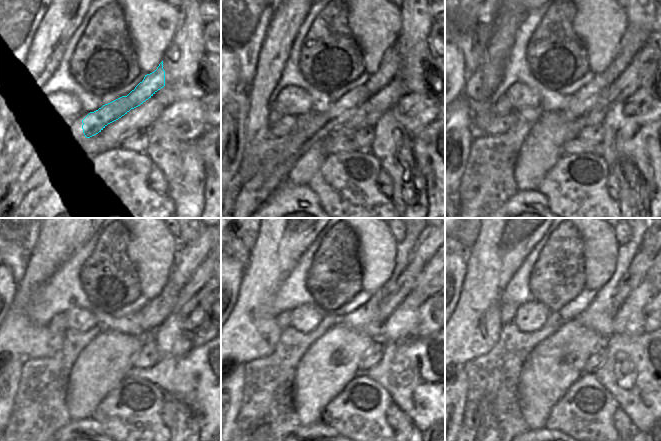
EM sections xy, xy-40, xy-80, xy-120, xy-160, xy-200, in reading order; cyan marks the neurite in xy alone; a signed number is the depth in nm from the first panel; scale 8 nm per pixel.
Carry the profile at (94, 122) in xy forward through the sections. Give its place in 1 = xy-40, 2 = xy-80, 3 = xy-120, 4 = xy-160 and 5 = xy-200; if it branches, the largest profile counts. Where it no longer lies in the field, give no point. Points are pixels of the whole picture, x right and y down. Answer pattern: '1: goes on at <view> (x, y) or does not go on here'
1: goes on at xy-40 (389, 68)
2: goes on at xy-80 (635, 37)
3: goes on at xy-120 (189, 258)
4: goes on at xy-160 (424, 247)
5: goes on at xy-200 (648, 244)

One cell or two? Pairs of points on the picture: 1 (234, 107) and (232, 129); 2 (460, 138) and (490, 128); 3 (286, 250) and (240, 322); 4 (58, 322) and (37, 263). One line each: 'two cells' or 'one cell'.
1: one cell
2: two cells
3: one cell
4: two cells

